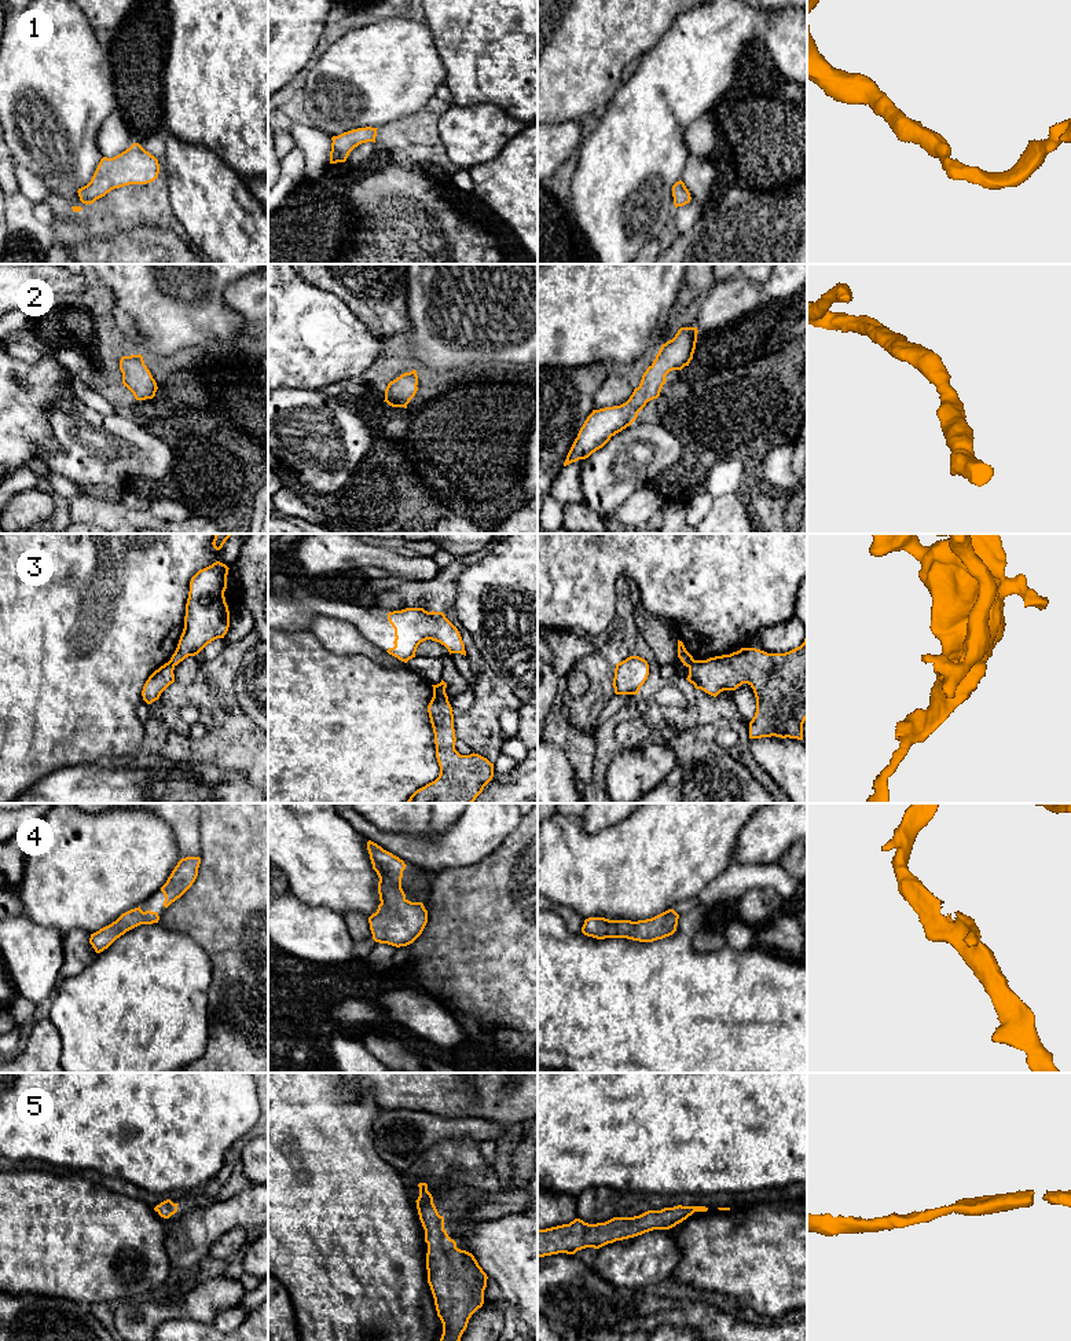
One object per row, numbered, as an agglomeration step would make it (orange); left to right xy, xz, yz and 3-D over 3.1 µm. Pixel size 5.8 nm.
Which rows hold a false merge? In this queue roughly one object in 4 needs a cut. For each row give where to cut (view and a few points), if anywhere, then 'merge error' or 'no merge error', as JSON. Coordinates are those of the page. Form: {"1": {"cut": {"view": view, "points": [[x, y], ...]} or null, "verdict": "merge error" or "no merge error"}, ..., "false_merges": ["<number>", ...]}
{"1": {"cut": null, "verdict": "no merge error"}, "2": {"cut": null, "verdict": "no merge error"}, "3": {"cut": {"view": "yz", "points": [[694, 660], [688, 666]]}, "verdict": "merge error"}, "4": {"cut": null, "verdict": "no merge error"}, "5": {"cut": null, "verdict": "no merge error"}, "false_merges": ["3"]}

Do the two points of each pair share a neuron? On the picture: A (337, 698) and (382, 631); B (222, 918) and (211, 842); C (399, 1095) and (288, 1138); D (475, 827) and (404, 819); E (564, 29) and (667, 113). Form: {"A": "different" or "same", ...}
{"A": "different", "B": "same", "C": "different", "D": "different", "E": "different"}

